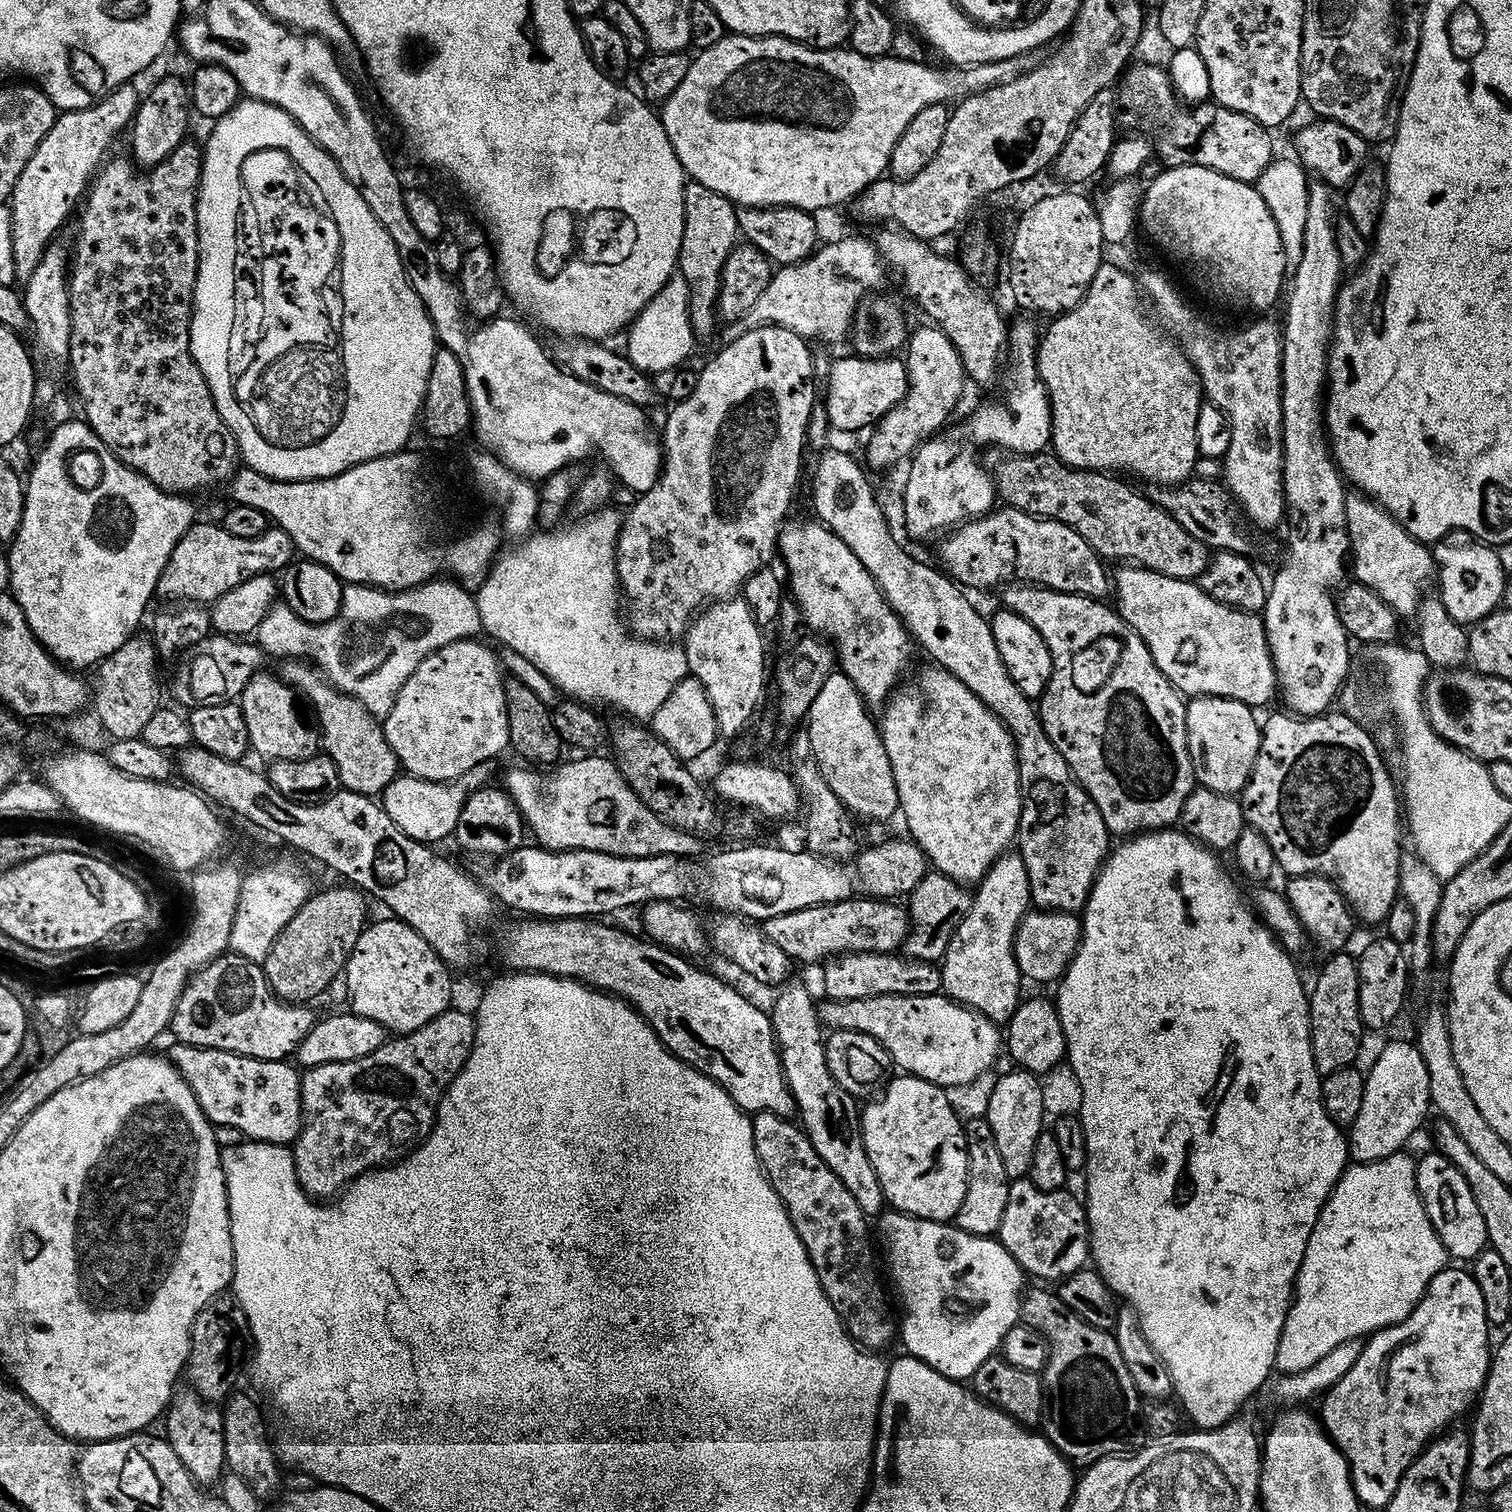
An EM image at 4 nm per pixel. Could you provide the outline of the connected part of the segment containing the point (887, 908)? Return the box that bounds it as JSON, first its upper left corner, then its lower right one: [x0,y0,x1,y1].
[766,898,908,964]

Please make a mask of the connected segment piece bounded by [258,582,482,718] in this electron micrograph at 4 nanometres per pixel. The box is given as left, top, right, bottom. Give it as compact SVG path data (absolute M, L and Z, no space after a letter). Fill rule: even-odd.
M436 583L423 585L424 604L413 616L392 597L395 595L362 584L345 587L340 614L329 624L306 622L280 602L262 622L258 644L265 653L293 656L291 659L296 662L311 662L335 687L354 697L373 718L386 718L390 710L394 710L402 686L410 682L414 670L418 670L426 658L448 644L481 635L477 597L459 588L464 587L459 583ZM276 624L280 624L280 628L276 628ZM300 632L312 632L312 636L300 636Z

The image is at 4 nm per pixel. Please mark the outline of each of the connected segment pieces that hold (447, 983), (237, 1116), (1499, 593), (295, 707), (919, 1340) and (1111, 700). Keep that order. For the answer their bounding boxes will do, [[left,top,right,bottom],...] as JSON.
[[346,918,454,1034],[170,1042,302,1146],[1438,542,1506,626],[242,670,322,762],[879,1210,1022,1382],[1003,582,1198,834]]

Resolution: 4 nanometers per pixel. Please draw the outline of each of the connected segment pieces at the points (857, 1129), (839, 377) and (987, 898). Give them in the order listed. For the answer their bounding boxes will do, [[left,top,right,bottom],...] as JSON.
[[770,987,886,1218],[828,359,908,432],[942,854,1032,1026]]

